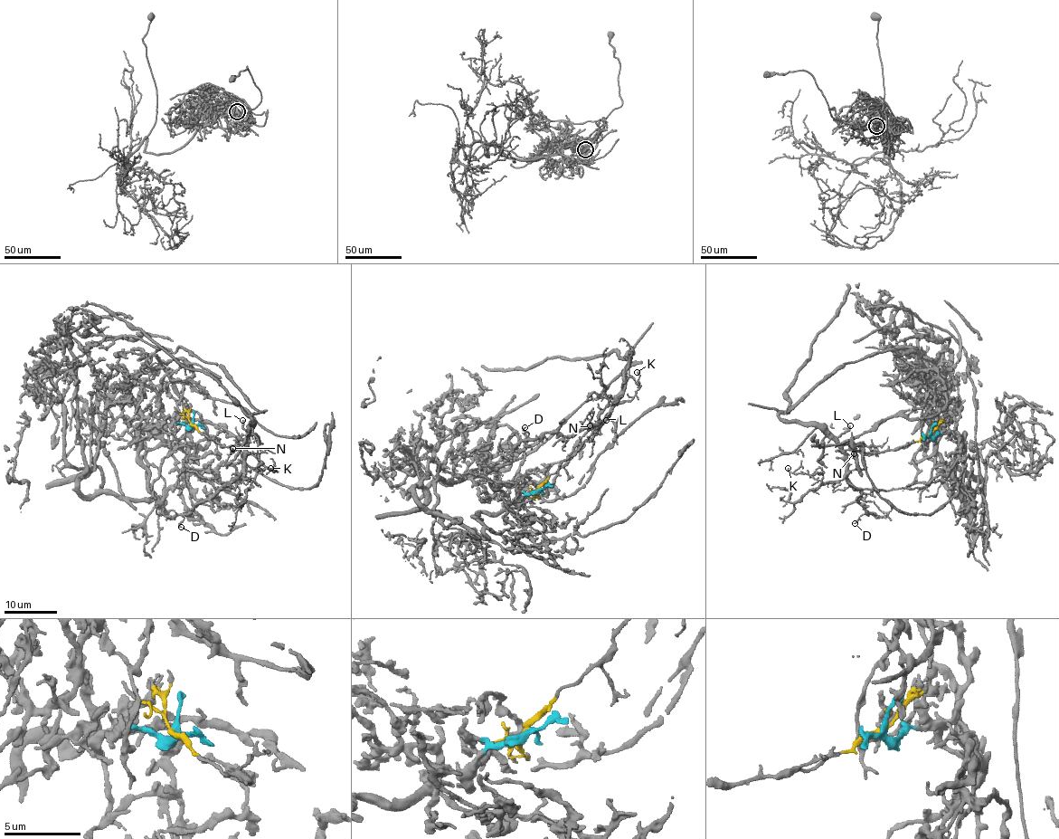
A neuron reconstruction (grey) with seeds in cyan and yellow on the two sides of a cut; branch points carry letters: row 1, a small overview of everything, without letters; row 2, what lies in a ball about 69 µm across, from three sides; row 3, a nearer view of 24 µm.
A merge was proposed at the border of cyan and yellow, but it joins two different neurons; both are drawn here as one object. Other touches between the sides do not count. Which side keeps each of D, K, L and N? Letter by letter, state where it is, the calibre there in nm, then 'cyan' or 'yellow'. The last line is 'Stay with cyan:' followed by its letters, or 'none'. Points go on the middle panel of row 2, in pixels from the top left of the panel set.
D: at (524, 427); 150 nm thick; yellow
K: at (637, 372); 140 nm thick; yellow
L: at (606, 420); 280 nm thick; yellow
N: at (590, 425); 180 nm thick; yellow
Stay with cyan: none

